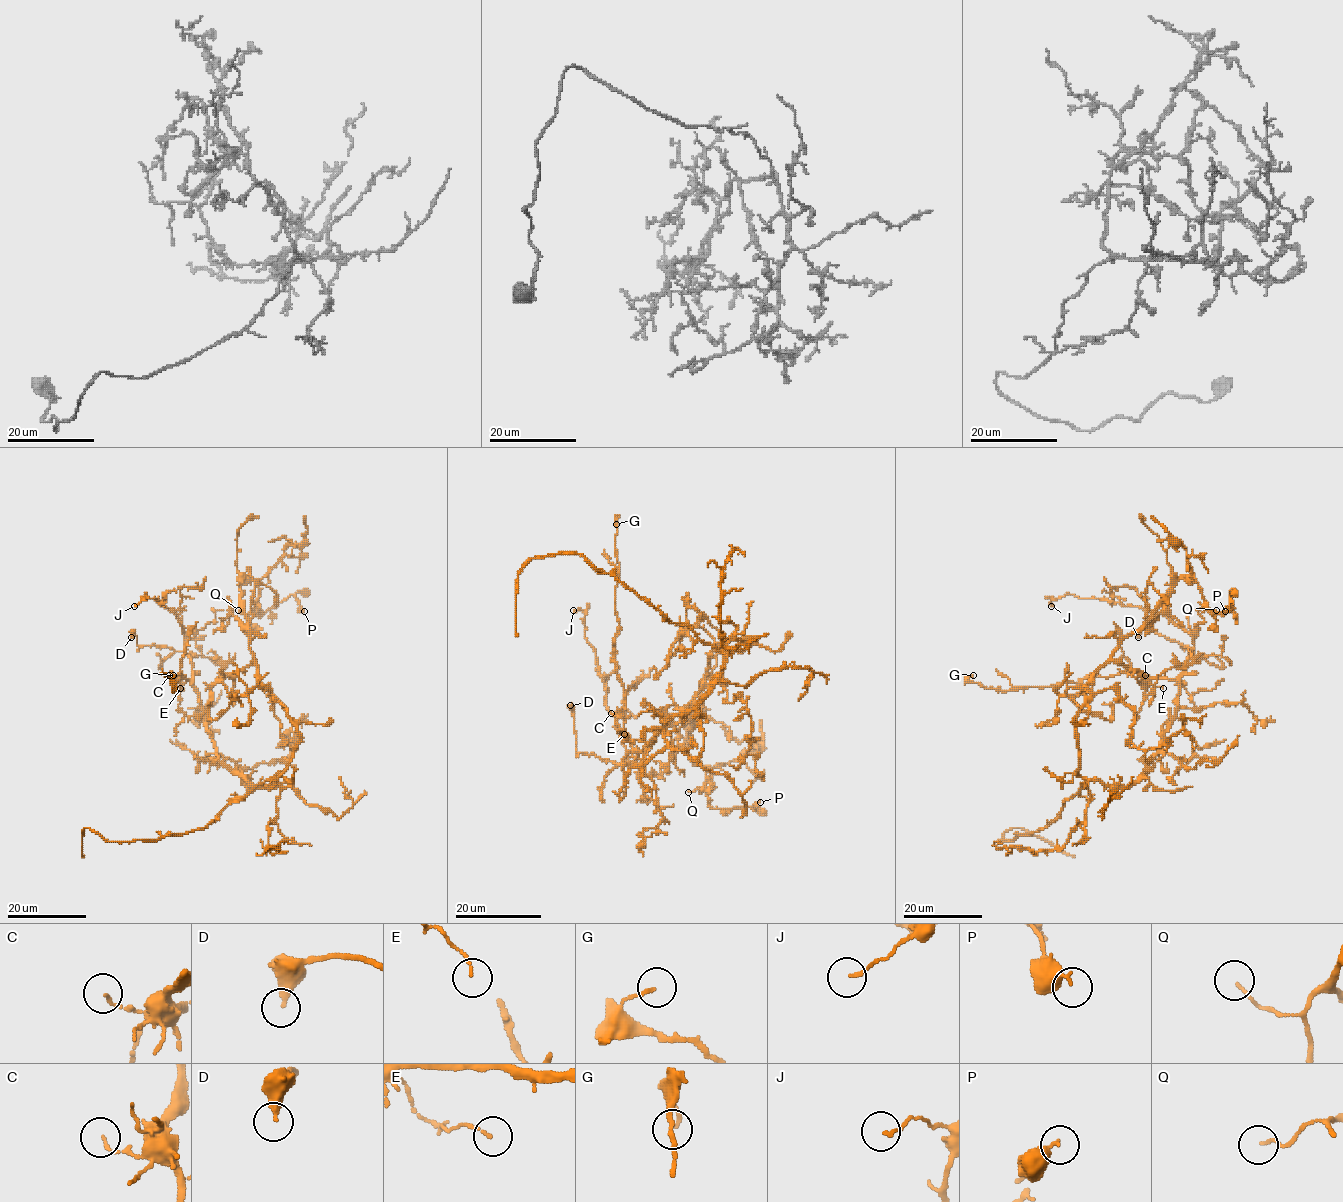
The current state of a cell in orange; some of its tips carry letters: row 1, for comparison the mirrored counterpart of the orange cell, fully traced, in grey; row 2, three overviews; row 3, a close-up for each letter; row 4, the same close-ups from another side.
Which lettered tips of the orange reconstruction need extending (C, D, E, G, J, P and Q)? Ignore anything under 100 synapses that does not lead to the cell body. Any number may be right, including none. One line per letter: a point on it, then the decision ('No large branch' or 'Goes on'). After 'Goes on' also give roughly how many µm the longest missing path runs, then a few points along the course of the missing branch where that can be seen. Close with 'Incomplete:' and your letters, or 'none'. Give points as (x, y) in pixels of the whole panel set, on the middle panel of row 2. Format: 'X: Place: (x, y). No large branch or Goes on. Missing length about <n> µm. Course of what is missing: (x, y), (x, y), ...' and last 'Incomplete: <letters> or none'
C: Place: (611, 713). No large branch
D: Place: (570, 705). No large branch
E: Place: (624, 734). No large branch
G: Place: (616, 524). No large branch
J: Place: (573, 610). No large branch
P: Place: (760, 802). No large branch
Q: Place: (688, 792). No large branch
Incomplete: none

